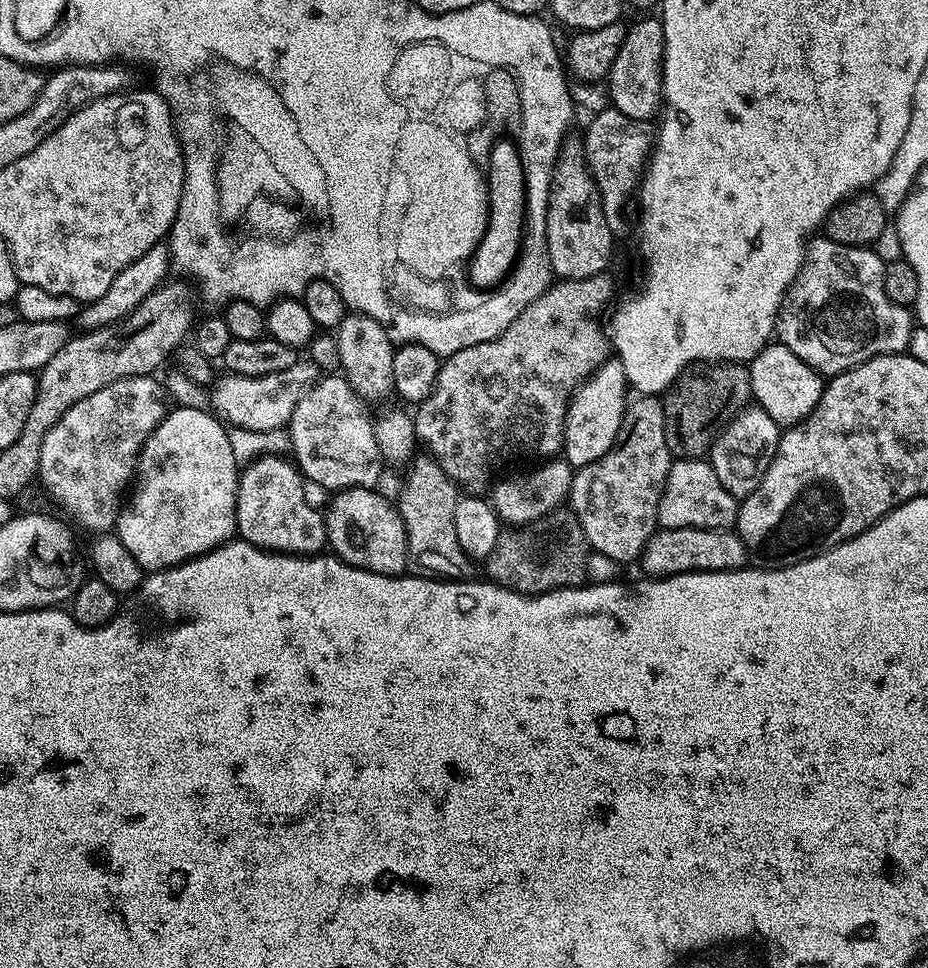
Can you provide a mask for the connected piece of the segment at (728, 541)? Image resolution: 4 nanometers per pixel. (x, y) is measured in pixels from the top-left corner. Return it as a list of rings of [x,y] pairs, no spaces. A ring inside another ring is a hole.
[[[660,528],[648,540],[644,553],[639,558],[639,567],[649,572],[649,577],[663,578],[665,576],[687,576],[689,574],[734,574],[739,568],[749,563],[750,553],[735,531],[722,528]]]

